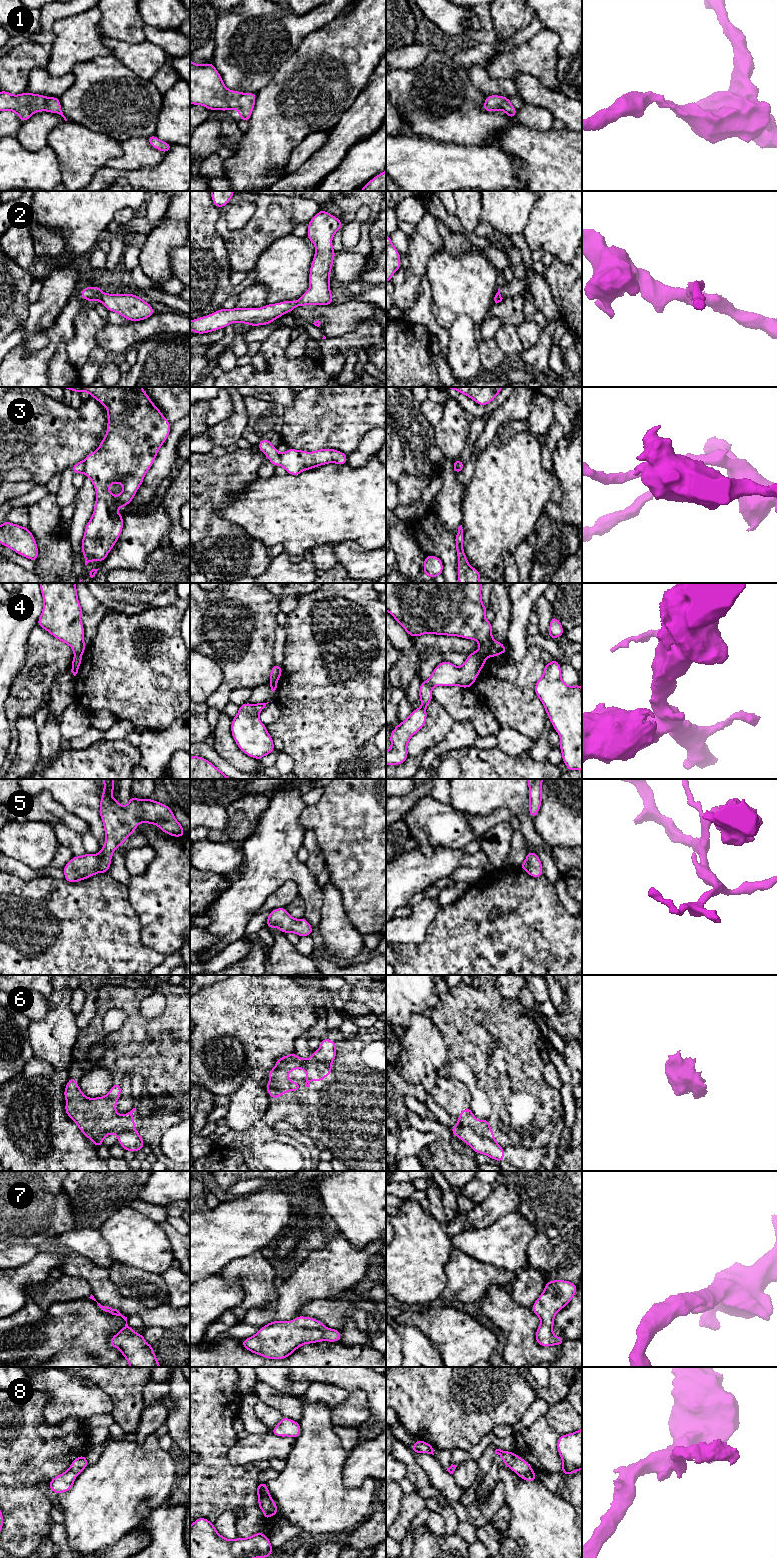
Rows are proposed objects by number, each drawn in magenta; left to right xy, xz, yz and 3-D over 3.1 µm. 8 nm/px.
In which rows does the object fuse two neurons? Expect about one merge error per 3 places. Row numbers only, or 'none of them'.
2, 3, 4, 6, 8

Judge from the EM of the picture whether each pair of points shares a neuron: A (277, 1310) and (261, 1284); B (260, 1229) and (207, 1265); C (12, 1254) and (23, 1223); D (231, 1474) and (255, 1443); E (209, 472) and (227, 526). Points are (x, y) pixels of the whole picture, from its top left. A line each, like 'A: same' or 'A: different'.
A: different
B: same
C: different
D: different
E: same

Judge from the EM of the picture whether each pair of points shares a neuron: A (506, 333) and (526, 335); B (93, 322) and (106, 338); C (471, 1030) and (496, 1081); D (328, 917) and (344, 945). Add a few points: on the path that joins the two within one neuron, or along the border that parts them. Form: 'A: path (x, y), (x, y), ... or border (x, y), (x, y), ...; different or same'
A: border (515, 327), (521, 346), (524, 349); different
B: border (107, 323), (97, 333), (94, 345); different
C: path (481, 1043), (496, 1058), (496, 1068); same
D: path (334, 924), (340, 938); same

